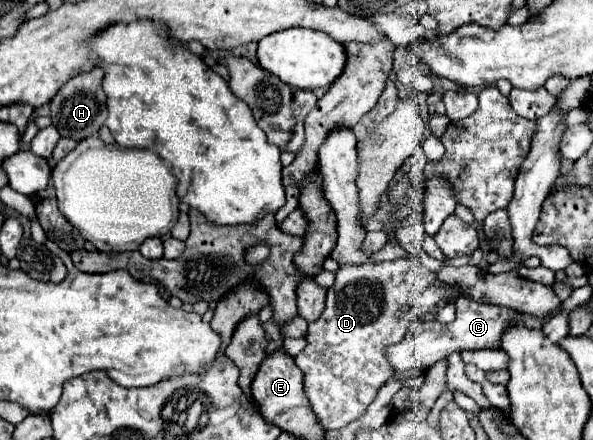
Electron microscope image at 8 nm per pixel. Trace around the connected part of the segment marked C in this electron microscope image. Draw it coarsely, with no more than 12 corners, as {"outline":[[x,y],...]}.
{"outline":[[457,299],[453,323],[419,321],[389,347],[399,373],[455,351],[499,349],[511,325],[551,317]]}

